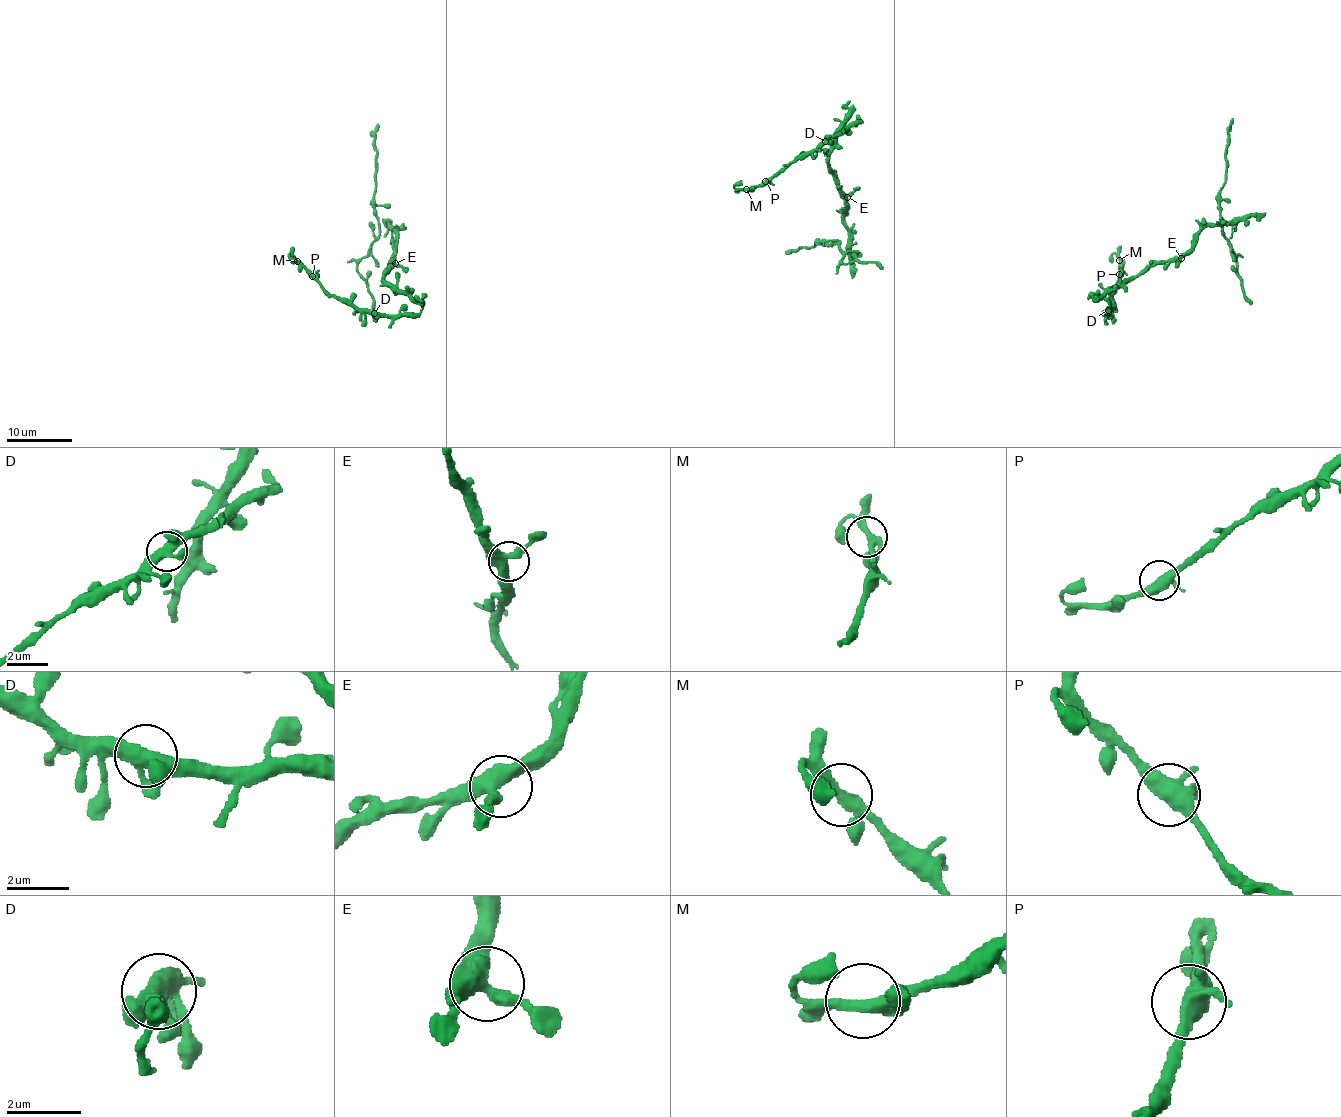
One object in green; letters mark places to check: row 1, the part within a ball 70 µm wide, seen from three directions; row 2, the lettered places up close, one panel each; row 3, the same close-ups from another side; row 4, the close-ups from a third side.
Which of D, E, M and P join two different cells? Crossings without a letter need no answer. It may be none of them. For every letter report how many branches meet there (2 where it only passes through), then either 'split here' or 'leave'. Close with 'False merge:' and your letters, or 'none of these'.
D: 4 | leave
E: 3 | leave
M: 3 | leave
P: 3 | leave
False merge: none of these

